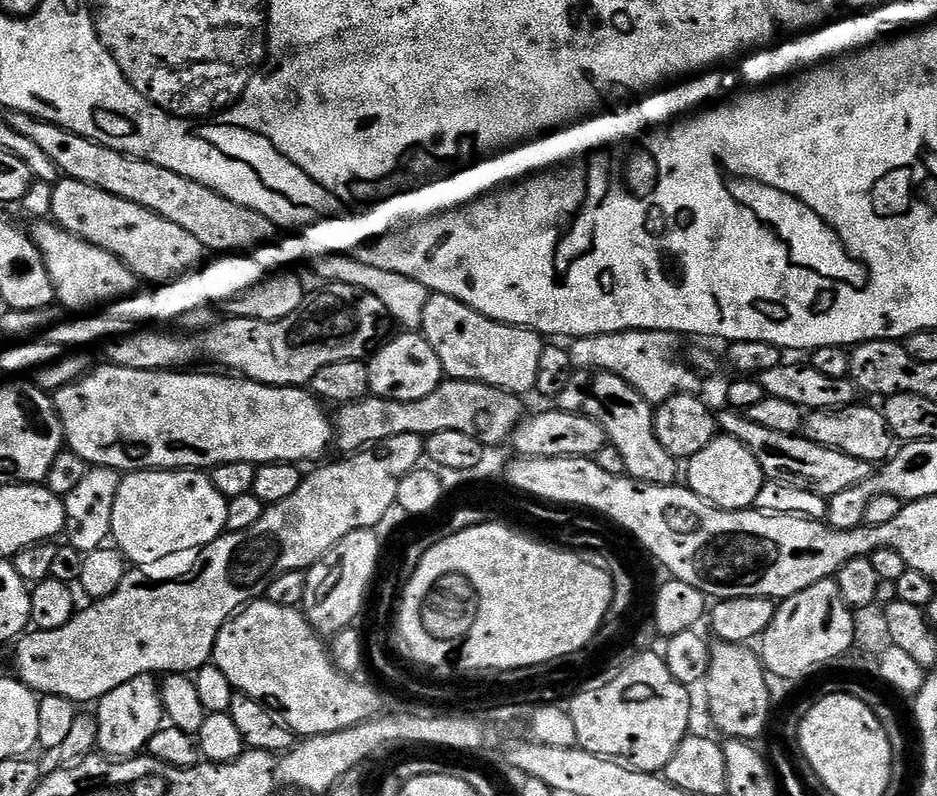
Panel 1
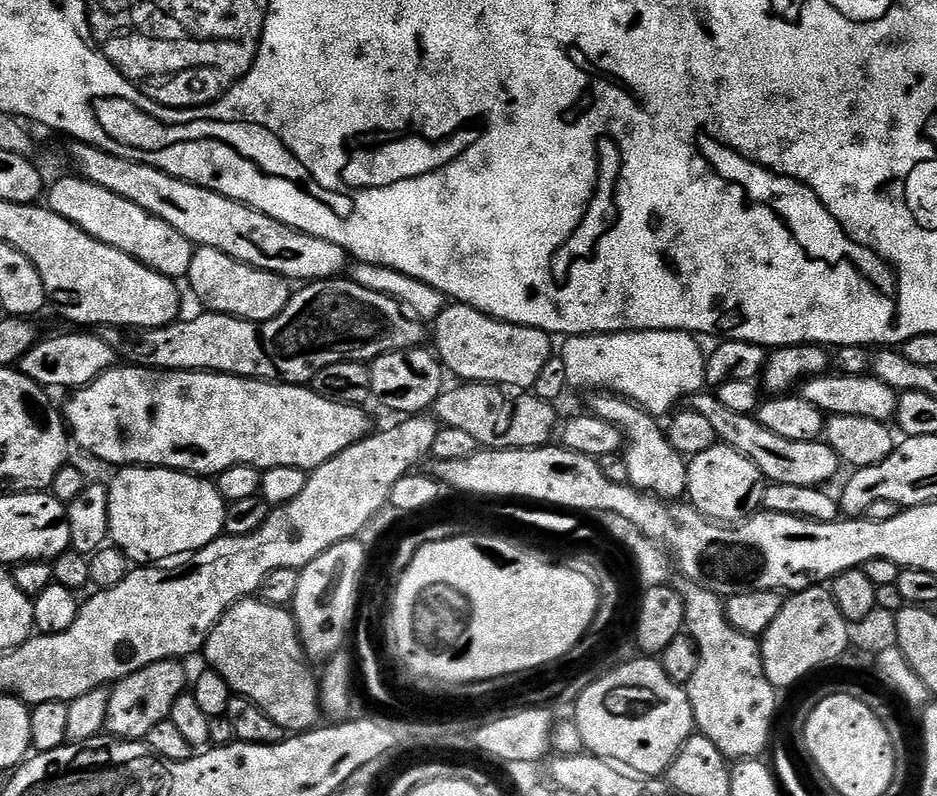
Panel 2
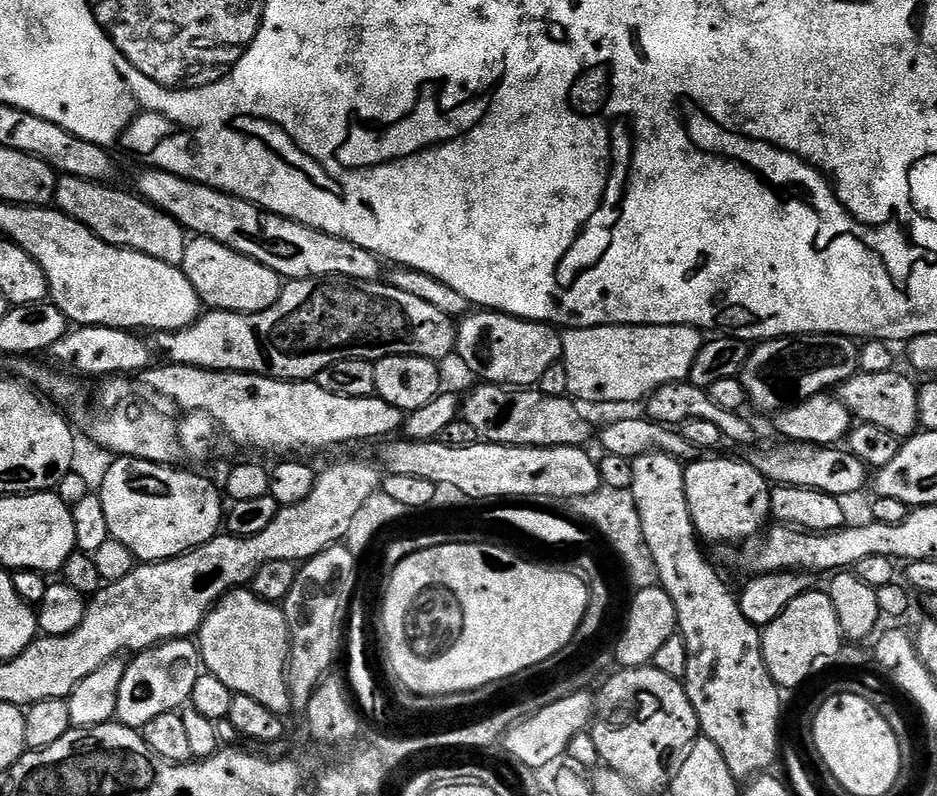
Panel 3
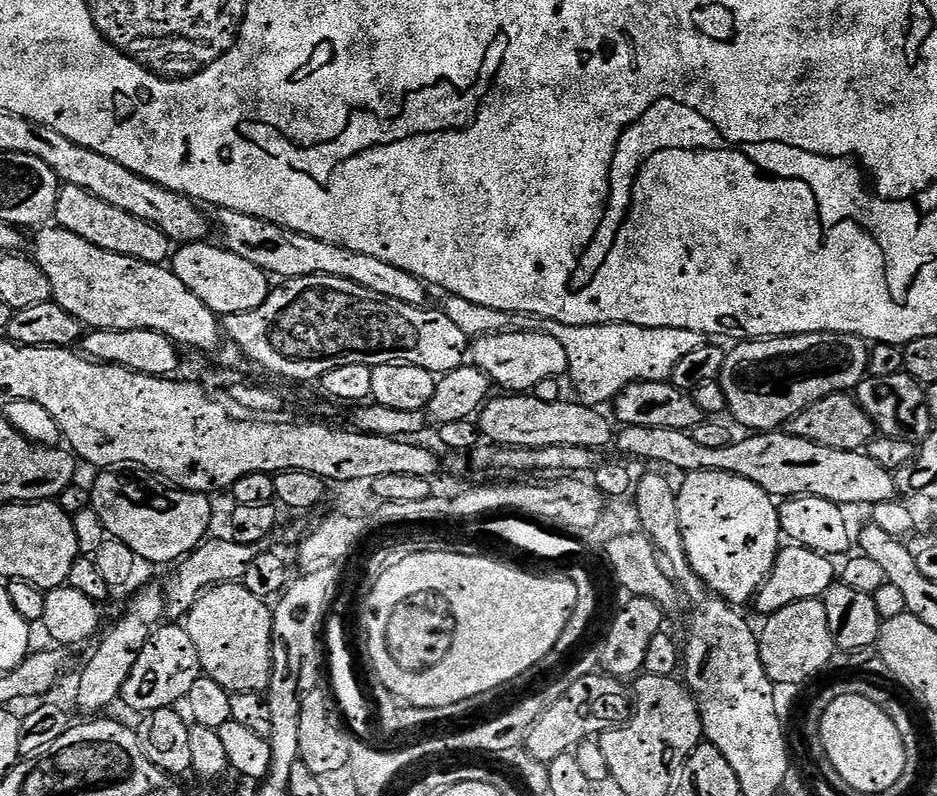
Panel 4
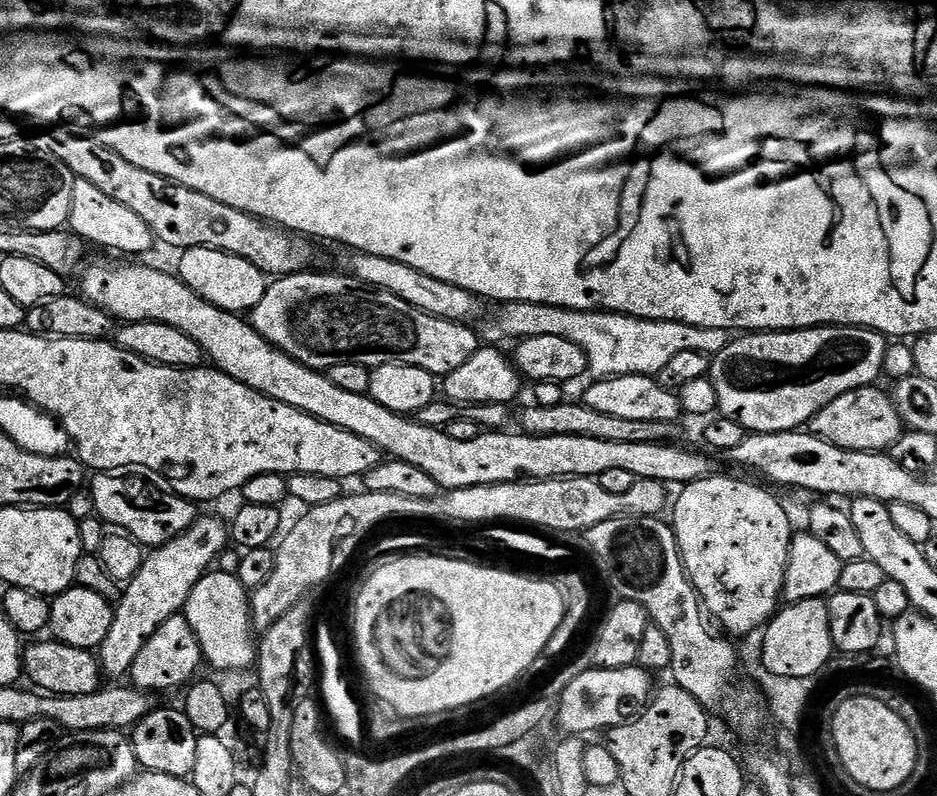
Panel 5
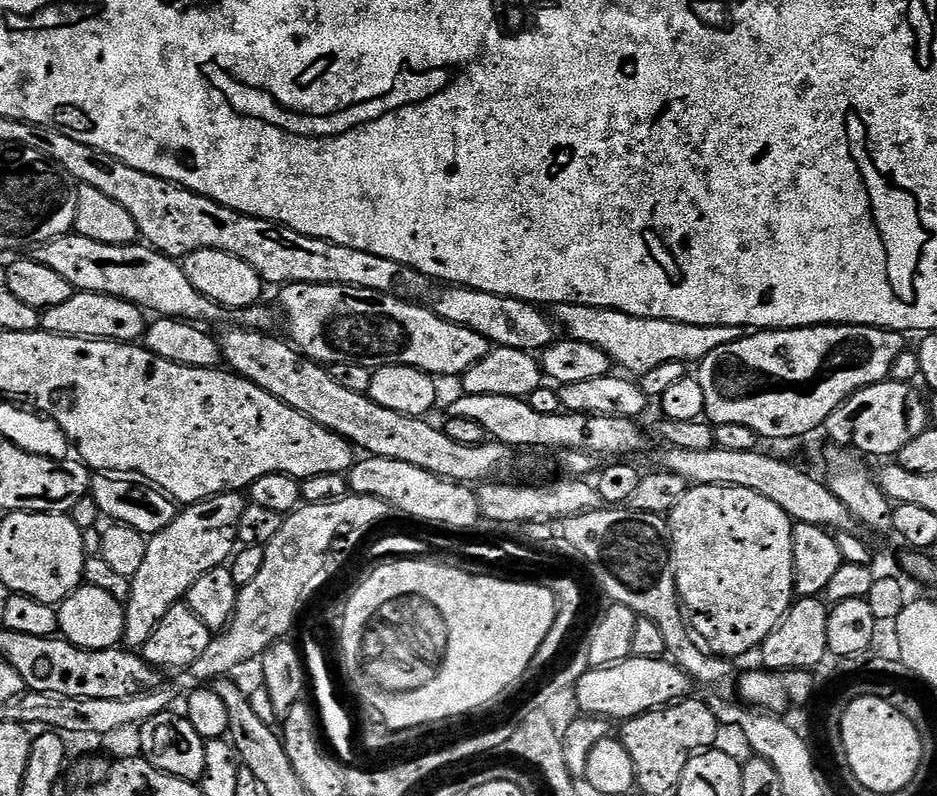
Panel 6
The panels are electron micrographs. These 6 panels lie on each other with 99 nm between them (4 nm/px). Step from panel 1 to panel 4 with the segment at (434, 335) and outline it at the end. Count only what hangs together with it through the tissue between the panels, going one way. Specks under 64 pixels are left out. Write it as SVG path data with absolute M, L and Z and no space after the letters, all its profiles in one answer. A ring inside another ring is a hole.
M509 330L495 336L477 336L470 348L470 360L487 374L493 385L512 394L528 394L546 378L565 375L570 368L570 357L554 338L545 332Z

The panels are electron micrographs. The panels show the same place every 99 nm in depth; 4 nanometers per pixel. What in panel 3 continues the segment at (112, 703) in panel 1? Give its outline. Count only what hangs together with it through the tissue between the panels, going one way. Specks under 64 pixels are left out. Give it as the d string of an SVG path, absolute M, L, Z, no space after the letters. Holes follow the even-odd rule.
M191 639L166 640L163 644L157 644L155 648L147 648L145 652L137 652L127 661L122 678L122 686L118 690L118 706L116 707L116 720L125 724L127 728L142 730L146 722L158 718L158 714L166 714L183 709L192 699L194 682L202 674L202 661L200 649Z

